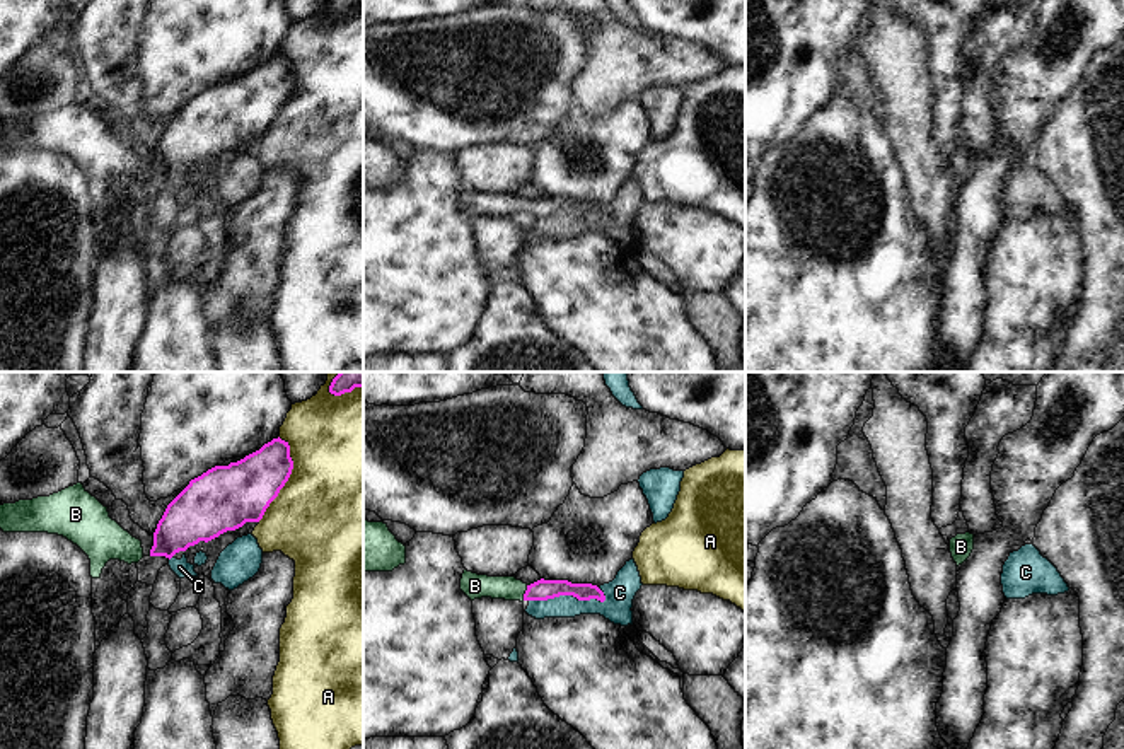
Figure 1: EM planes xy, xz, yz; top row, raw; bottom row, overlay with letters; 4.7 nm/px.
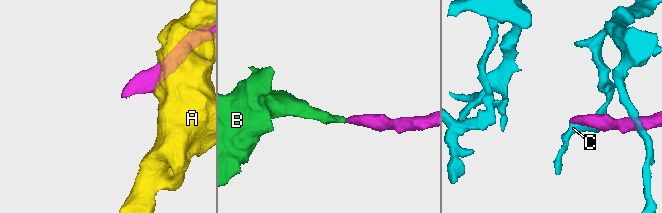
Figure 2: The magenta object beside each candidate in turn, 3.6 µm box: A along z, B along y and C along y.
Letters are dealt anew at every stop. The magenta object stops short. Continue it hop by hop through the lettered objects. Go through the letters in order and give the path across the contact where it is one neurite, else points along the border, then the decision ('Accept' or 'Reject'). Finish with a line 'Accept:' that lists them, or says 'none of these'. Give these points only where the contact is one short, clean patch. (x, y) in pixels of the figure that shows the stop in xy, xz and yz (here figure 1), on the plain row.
A: Reject
B: Path across: xz (543, 207), (526, 210), (509, 205), (475, 203). Accept
C: Reject
Accept: B

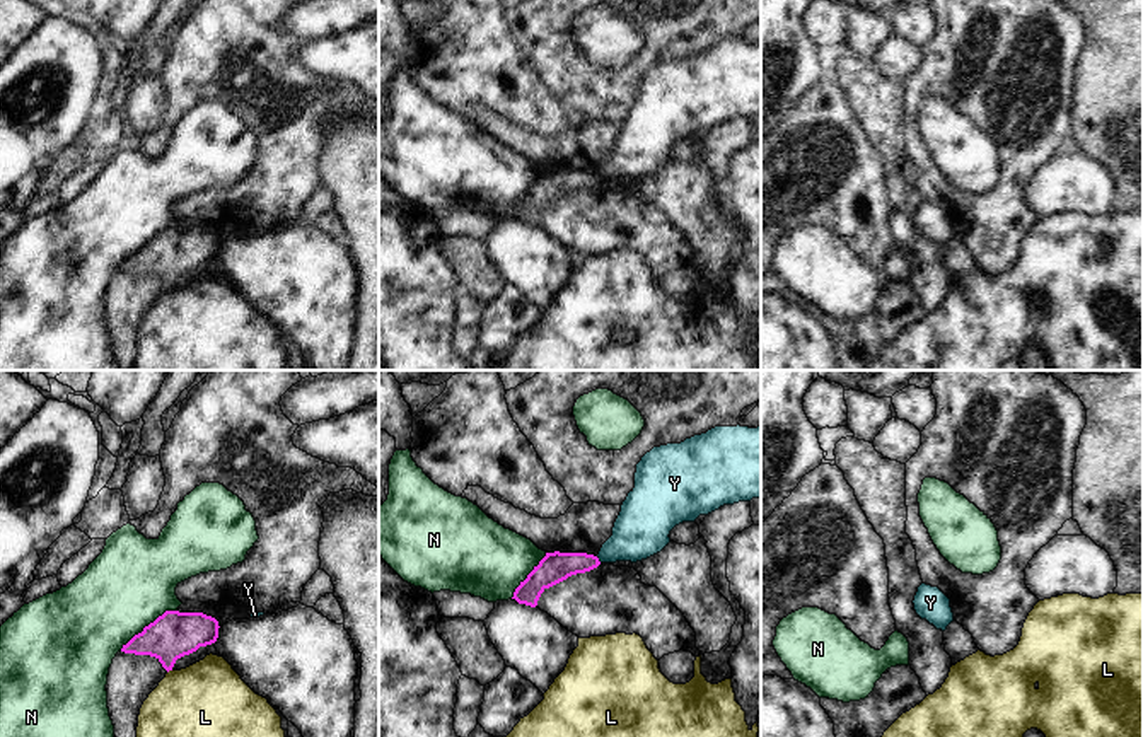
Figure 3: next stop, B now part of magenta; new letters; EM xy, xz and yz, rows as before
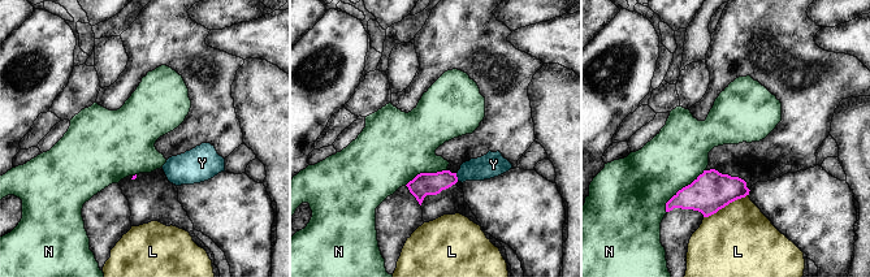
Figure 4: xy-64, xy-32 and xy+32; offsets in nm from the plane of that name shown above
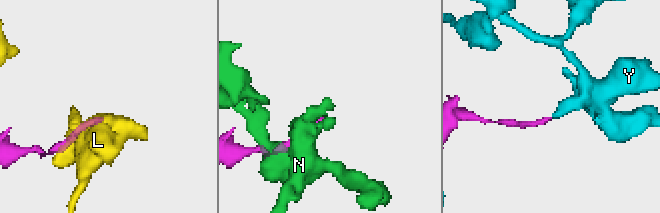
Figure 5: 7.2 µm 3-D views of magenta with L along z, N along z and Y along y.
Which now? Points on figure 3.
L: Reject
N: Reject
Y: Reject
Accept: none of these

